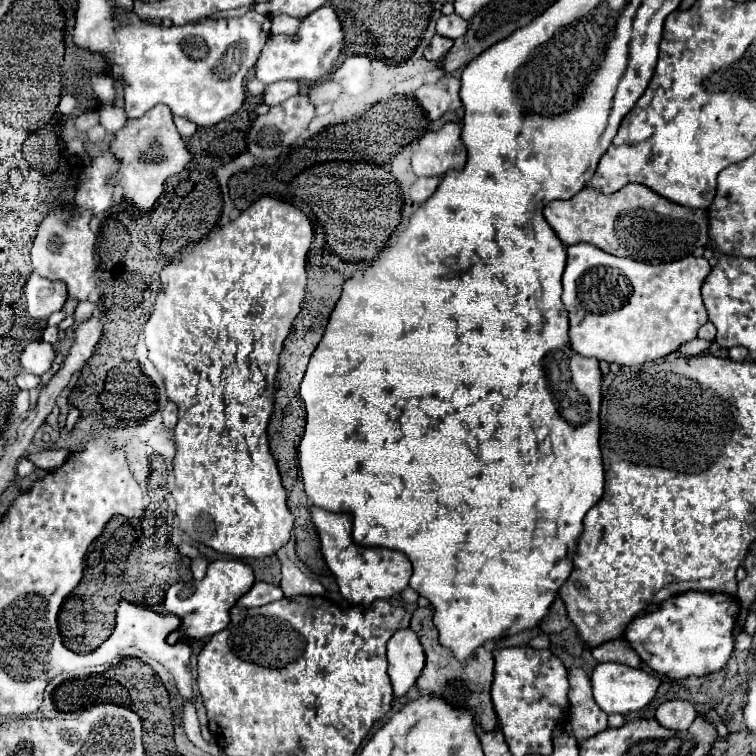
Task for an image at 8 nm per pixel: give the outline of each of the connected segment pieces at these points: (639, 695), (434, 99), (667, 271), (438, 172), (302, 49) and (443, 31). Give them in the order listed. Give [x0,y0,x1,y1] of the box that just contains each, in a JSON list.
[[590,662,660,714],[416,74,462,120],[562,244,710,366],[412,122,466,176],[256,6,346,84],[436,14,468,38]]

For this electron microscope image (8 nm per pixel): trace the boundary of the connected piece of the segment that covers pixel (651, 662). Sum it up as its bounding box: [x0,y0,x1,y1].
[626,592,740,680]

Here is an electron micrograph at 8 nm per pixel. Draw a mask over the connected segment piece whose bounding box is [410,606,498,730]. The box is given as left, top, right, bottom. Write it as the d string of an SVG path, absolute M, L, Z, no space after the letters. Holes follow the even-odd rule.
M426 606L426 608L418 608L412 616L412 624L410 628L420 636L420 642L424 646L426 652L426 666L416 682L416 686L420 688L422 694L432 694L432 696L442 696L444 700L448 700L454 706L470 706L476 712L476 724L480 724L484 730L496 730L498 728L498 718L490 700L490 686L492 686L492 672L494 672L494 658L492 654L480 646L476 650L476 662L464 664L458 662L456 656L452 656L452 652L444 650L444 648L436 648L436 640L430 638L430 624L432 624L432 616L434 616L434 608ZM446 660L446 668L440 668L440 662Z

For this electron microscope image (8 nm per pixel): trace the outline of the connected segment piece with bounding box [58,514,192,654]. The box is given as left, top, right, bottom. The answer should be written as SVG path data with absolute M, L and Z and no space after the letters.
M114 516L104 526L86 556L86 568L78 588L66 598L60 608L60 632L68 650L82 654L96 650L114 630L114 614L120 600L130 600L154 612L164 612L166 590L174 582L192 580L190 558L182 556L170 542L174 522L148 522L152 516L130 520Z

